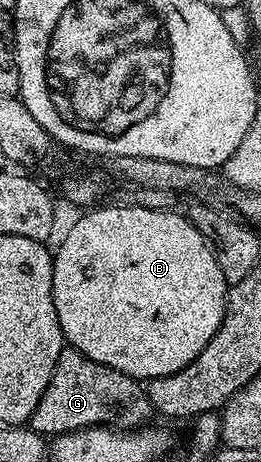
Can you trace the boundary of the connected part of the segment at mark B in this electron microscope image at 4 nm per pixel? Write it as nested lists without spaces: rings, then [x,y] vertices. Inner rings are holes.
[[[131,203],[116,204],[113,208],[93,207],[85,216],[80,216],[68,228],[64,241],[54,248],[52,258],[52,297],[54,298],[54,310],[58,314],[58,326],[62,330],[67,347],[76,348],[86,358],[90,358],[99,364],[110,366],[127,376],[134,376],[141,382],[147,382],[174,374],[182,370],[214,338],[214,334],[220,329],[224,320],[224,301],[228,295],[229,285],[224,282],[222,270],[218,270],[218,262],[214,258],[212,248],[198,234],[198,230],[188,221],[187,215],[176,213],[176,210],[165,210],[163,208],[138,208]]]

